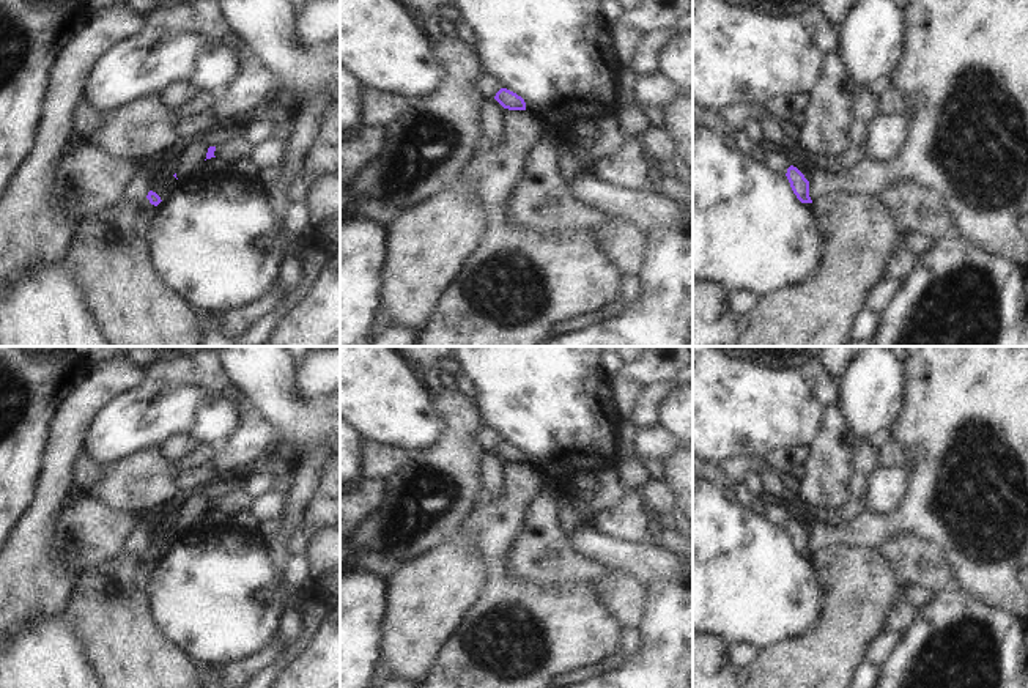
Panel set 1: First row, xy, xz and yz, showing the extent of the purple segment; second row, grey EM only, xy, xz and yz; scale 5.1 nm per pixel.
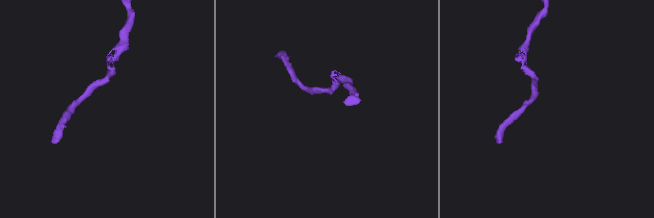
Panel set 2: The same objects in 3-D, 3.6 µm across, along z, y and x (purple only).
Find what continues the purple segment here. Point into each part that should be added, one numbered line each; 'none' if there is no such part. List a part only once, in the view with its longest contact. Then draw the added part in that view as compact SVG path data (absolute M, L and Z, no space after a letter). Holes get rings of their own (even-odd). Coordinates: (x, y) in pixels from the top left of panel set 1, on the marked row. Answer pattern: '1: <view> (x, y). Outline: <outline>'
none.

